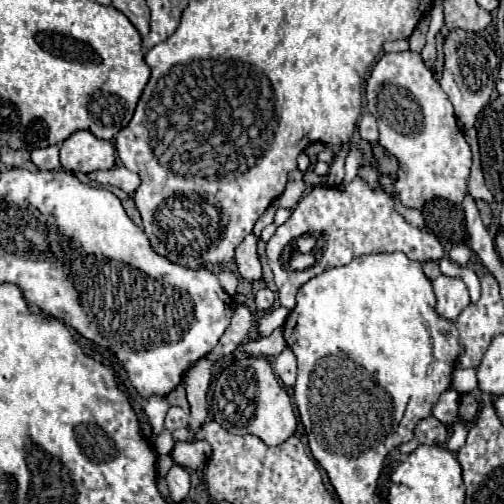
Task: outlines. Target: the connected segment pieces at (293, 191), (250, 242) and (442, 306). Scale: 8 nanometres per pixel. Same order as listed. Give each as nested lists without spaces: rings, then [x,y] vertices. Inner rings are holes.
[[[289,181],[287,183],[287,187],[285,187],[285,191],[281,193],[281,197],[275,201],[277,203],[277,207],[285,207],[285,209],[293,209],[297,203],[299,203],[299,199],[303,197],[303,193],[305,193],[305,183],[303,181]]]
[[[251,233],[245,237],[245,241],[235,249],[235,263],[243,279],[253,281],[261,279],[261,263],[257,257],[257,237]]]
[[[439,275],[433,281],[435,295],[437,295],[437,313],[445,319],[455,321],[459,313],[469,305],[469,291],[459,277],[445,277]]]

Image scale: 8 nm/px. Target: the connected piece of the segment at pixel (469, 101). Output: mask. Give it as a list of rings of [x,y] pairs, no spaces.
[[[453,29],[447,33],[443,41],[443,53],[445,53],[445,65],[443,65],[441,87],[455,107],[459,127],[471,129],[475,125],[477,113],[483,109],[483,105],[491,97],[491,91],[495,89],[499,57],[491,49],[491,45],[485,41],[485,37],[465,29]]]

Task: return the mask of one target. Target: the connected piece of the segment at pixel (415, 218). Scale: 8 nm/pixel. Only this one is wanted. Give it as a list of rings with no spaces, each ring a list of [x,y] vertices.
[[[399,201],[395,203],[395,211],[397,211],[407,223],[411,223],[413,227],[417,227],[417,229],[421,229],[421,231],[427,229],[427,227],[425,227],[425,219],[423,219],[423,215],[421,215],[419,211],[415,211],[415,209],[405,209]]]

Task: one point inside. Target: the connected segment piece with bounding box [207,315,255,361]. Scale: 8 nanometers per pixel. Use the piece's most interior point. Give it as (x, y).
(237, 332)

